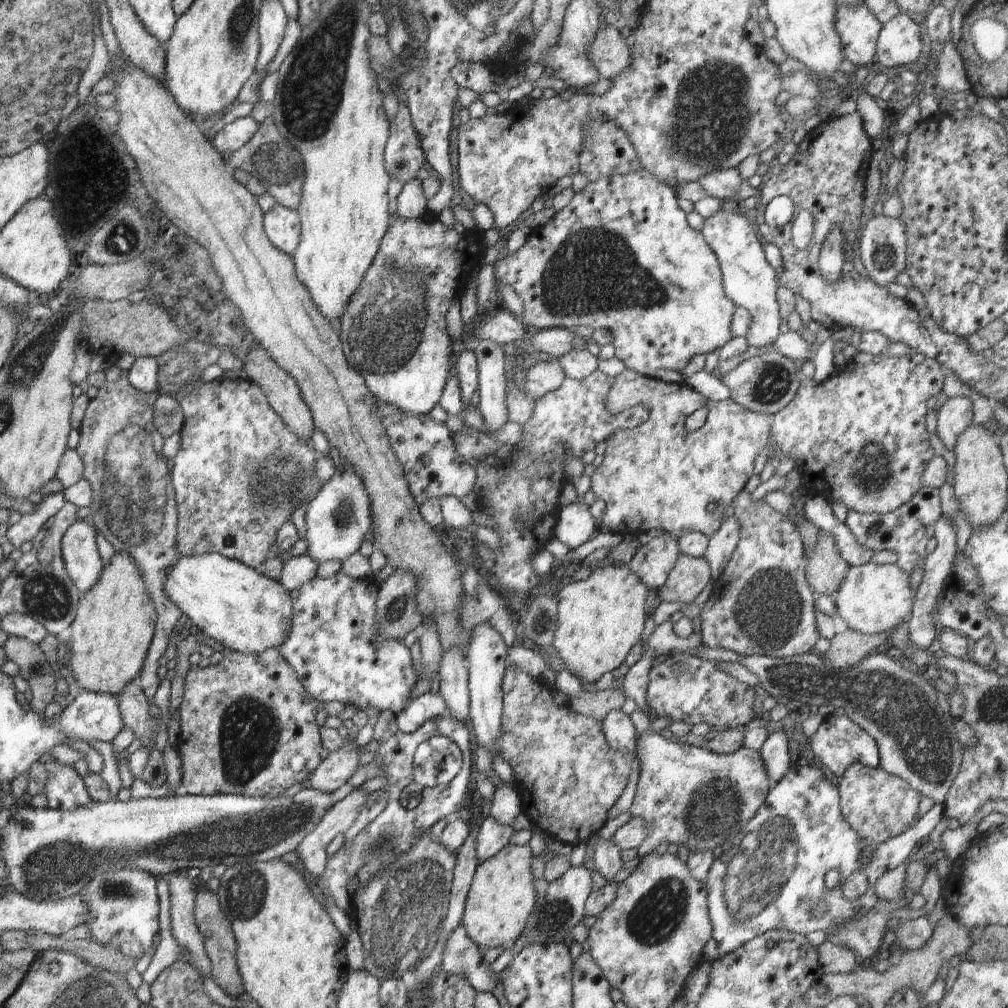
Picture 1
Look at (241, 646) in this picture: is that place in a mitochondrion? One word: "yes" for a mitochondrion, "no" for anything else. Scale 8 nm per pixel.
no

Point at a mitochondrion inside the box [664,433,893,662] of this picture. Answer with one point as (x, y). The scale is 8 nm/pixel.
(767, 606)

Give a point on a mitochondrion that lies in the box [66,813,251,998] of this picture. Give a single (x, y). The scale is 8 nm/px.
(109, 889)

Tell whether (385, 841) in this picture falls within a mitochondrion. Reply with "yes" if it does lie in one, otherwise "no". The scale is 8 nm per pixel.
yes

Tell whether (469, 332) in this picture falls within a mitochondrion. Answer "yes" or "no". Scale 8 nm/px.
no

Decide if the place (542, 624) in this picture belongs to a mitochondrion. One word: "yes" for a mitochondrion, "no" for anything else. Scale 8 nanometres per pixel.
no

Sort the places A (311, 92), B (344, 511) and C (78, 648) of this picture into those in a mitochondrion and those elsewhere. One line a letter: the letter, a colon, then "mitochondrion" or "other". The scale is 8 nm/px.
A: mitochondrion
B: mitochondrion
C: other

